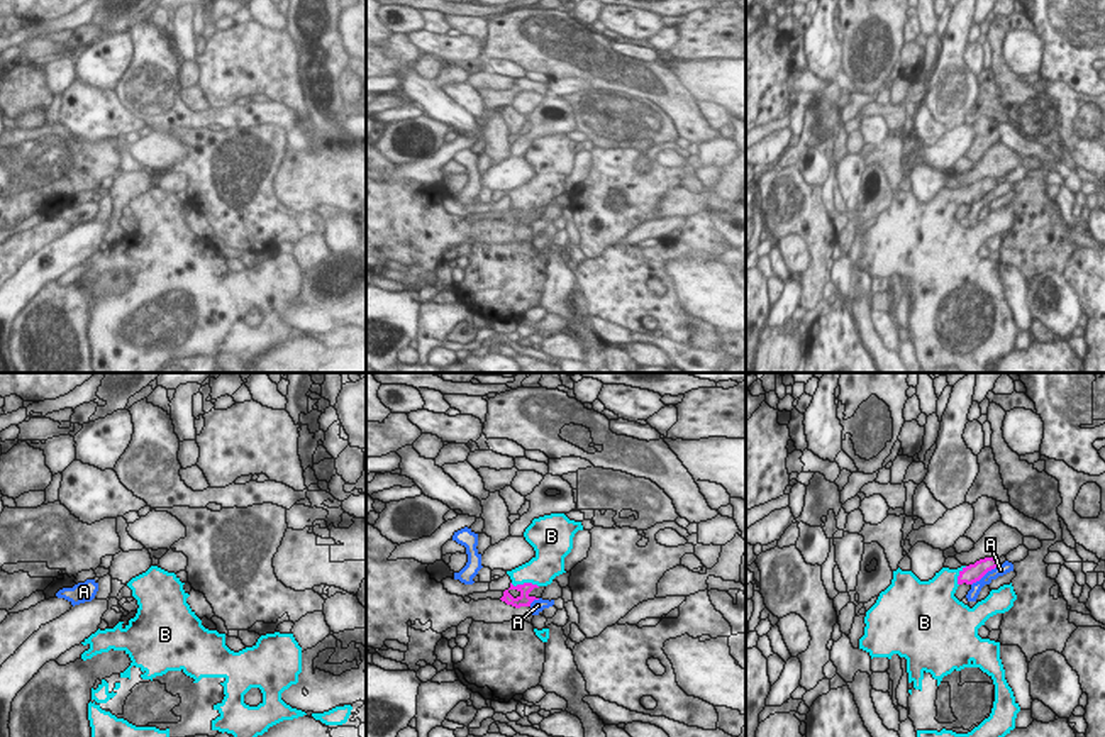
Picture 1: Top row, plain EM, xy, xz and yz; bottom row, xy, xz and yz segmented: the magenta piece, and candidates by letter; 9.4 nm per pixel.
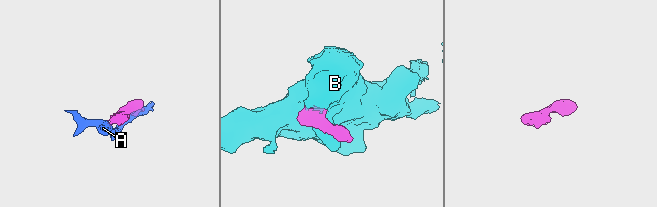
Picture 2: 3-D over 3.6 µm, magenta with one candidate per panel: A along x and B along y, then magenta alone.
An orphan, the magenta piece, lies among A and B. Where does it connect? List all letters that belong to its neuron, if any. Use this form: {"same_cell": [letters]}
{"same_cell": ["B"]}

